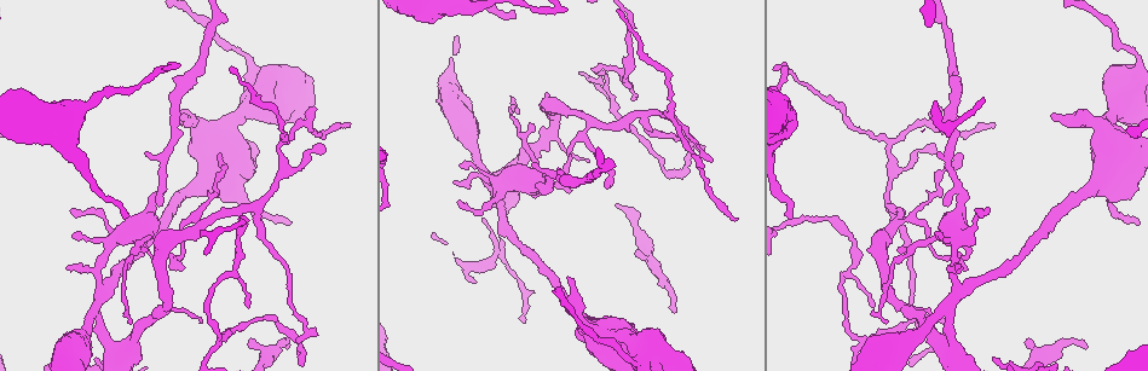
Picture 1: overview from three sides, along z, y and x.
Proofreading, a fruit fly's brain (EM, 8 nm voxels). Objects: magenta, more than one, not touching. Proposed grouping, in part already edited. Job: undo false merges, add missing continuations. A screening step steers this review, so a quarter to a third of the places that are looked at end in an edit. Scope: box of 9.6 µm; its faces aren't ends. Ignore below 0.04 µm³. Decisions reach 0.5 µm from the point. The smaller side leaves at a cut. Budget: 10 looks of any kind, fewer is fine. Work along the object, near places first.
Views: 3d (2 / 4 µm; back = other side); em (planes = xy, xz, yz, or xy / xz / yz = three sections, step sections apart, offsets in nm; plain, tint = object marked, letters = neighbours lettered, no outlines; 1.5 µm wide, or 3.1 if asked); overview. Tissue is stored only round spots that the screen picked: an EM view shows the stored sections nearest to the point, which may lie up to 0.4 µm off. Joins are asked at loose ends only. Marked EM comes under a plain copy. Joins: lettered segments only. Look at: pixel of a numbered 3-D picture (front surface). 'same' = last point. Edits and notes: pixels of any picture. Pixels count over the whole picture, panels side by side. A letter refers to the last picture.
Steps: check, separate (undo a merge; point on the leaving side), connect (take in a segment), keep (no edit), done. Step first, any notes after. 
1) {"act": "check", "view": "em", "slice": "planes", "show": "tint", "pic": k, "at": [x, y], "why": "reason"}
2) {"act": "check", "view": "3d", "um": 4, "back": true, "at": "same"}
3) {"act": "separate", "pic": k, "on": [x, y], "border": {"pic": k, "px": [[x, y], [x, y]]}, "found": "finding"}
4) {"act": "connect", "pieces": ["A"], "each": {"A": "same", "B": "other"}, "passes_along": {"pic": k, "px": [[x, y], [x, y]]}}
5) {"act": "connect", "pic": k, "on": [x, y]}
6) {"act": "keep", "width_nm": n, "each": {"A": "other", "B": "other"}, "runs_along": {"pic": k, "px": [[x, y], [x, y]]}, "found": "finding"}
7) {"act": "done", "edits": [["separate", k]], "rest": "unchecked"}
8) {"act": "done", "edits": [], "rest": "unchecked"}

{"act": "check", "view": "3d", "um": 2, "back": true, "pic": 1, "at": [204, 223], "why": "branch point"}

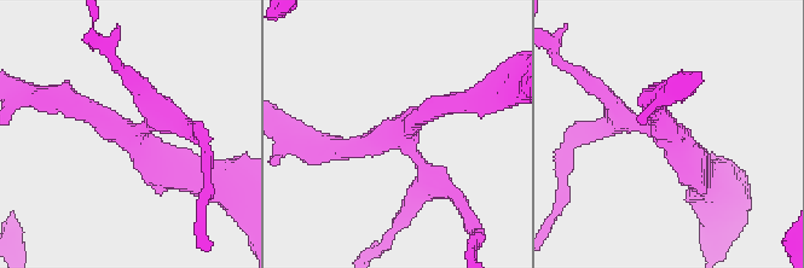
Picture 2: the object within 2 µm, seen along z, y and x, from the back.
{"act": "check", "view": "em", "slice": "yz", "step": 8, "show": "tint", "pic": 2, "at": [133, 138], "why": "need the tissue"}

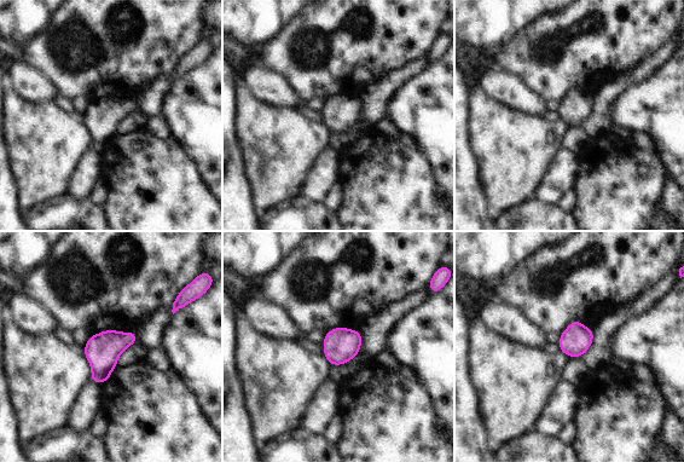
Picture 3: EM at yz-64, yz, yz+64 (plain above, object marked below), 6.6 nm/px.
{"act": "check", "view": "em", "slice": "planes", "show": "letters", "at": "same"}

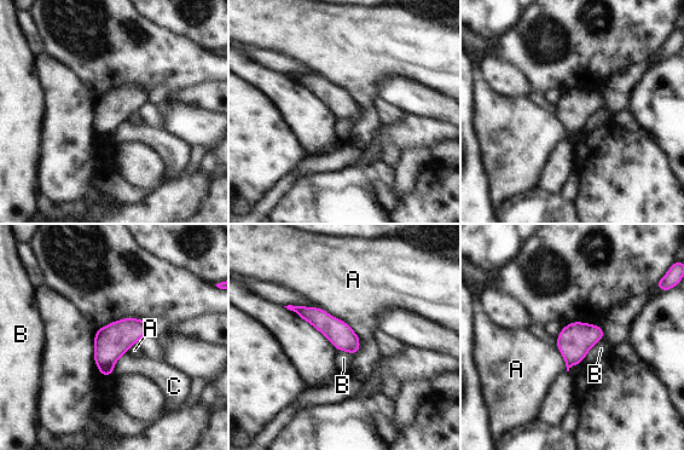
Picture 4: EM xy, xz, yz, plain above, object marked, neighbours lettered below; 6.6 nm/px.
{"act": "keep", "width_nm": 170, "each": {"A": "other", "B": "other", "C": "other"}, "found": "one neuron here"}

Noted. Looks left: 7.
{"act": "check", "view": "3d", "um": 4, "pic": 1, "at": [200, 320], "why": "free end"}

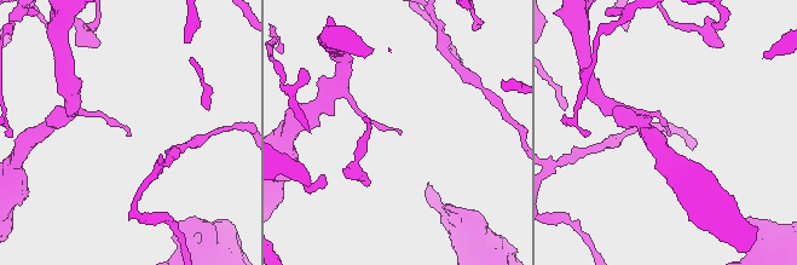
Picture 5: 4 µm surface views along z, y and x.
{"act": "check", "view": "em", "slice": "xy", "step": 8, "show": "letters", "pic": 5, "at": [667, 135], "why": "need the tissue"}

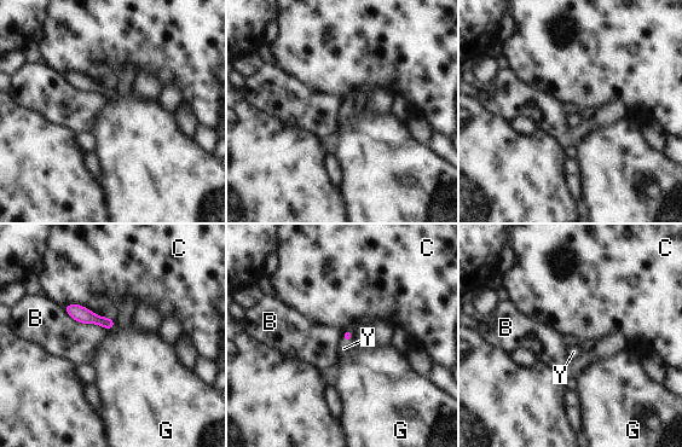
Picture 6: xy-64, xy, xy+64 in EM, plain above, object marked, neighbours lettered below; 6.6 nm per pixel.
{"act": "connect", "pieces": ["Y"], "width_nm": 80, "each": {"B": "other", "C": "other", "G": "other", "Y": "same"}, "passes_along": {"pic": 6, "px": [[347, 336], [346, 341], [344, 348]]}, "found": "it goes on there"}

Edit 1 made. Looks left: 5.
{"act": "check", "view": "overview"}

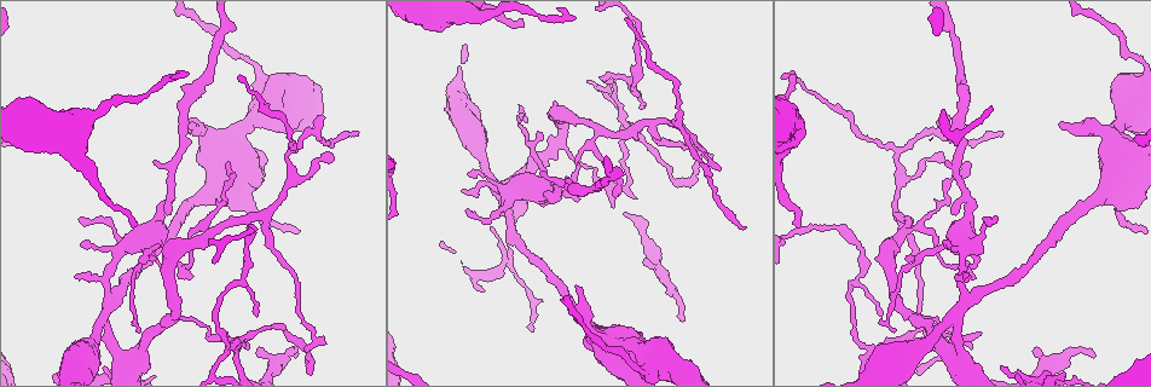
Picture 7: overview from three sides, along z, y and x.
{"act": "check", "view": "em", "slice": "planes", "show": "letters", "pic": 7, "at": [255, 314], "why": "thin end"}

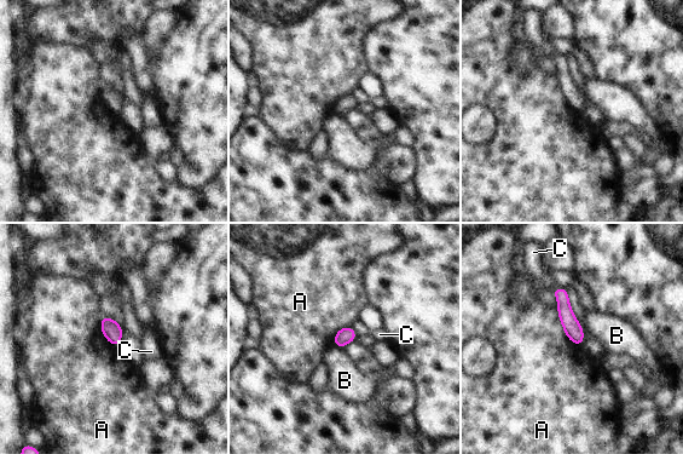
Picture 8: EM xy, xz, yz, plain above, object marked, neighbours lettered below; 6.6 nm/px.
{"act": "keep", "width_nm": 120, "each": {"A": "other", "B": "other", "C": "other"}, "found": "no lettered segment goes on from it"}

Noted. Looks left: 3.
{"act": "done", "edits": [["connect", 6]], "rest": "unchecked"}

